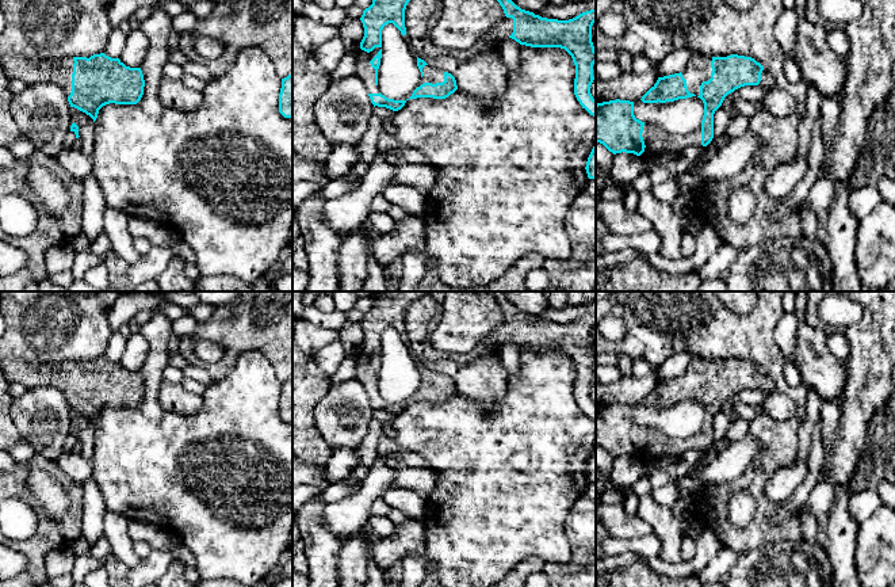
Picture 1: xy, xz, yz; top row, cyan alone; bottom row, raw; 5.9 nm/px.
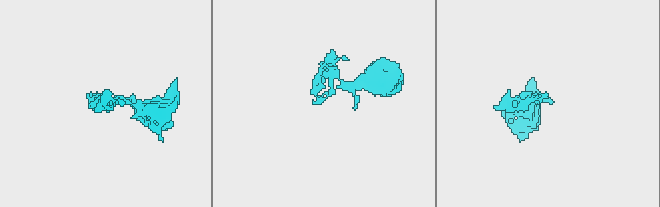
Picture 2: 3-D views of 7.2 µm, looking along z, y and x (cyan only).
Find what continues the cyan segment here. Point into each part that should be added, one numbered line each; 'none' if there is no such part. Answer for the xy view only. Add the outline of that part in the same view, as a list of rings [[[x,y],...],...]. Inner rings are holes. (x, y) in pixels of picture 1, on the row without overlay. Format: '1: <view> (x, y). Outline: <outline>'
1: xy (33, 374). Outline: [[[0,359],[0,371],[8,384],[20,382],[27,389],[51,386],[62,392],[66,400],[72,396],[73,367],[73,361],[26,362]]]

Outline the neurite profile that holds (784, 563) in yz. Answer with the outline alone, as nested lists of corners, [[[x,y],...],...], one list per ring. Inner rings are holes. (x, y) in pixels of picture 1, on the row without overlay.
[[[777,541],[739,554],[726,587],[833,587],[833,568],[822,544]]]

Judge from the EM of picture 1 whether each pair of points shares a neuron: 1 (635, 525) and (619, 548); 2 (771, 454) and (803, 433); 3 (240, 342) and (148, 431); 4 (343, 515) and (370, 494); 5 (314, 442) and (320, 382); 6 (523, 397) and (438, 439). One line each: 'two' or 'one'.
1: two
2: two
3: two
4: one
5: one
6: one

